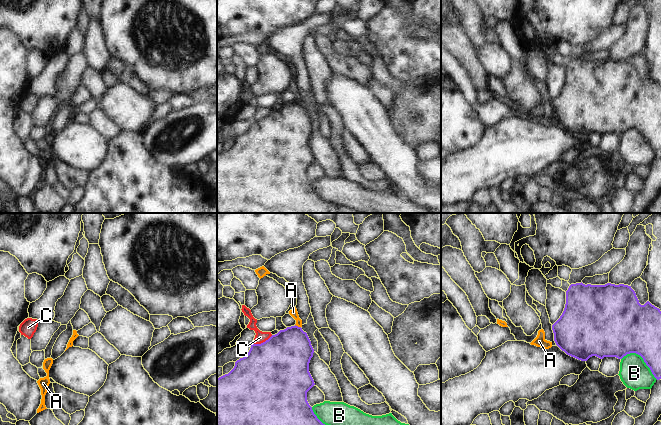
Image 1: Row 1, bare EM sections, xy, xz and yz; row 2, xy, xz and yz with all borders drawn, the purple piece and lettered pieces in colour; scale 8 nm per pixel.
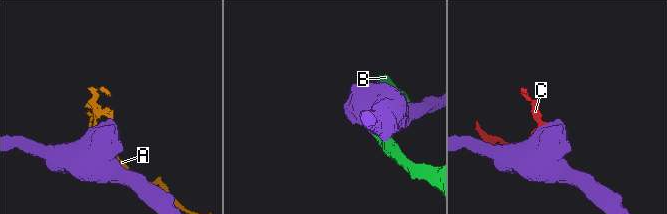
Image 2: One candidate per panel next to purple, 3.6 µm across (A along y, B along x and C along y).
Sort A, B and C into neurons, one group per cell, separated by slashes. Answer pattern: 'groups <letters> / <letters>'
groups A / B / C

